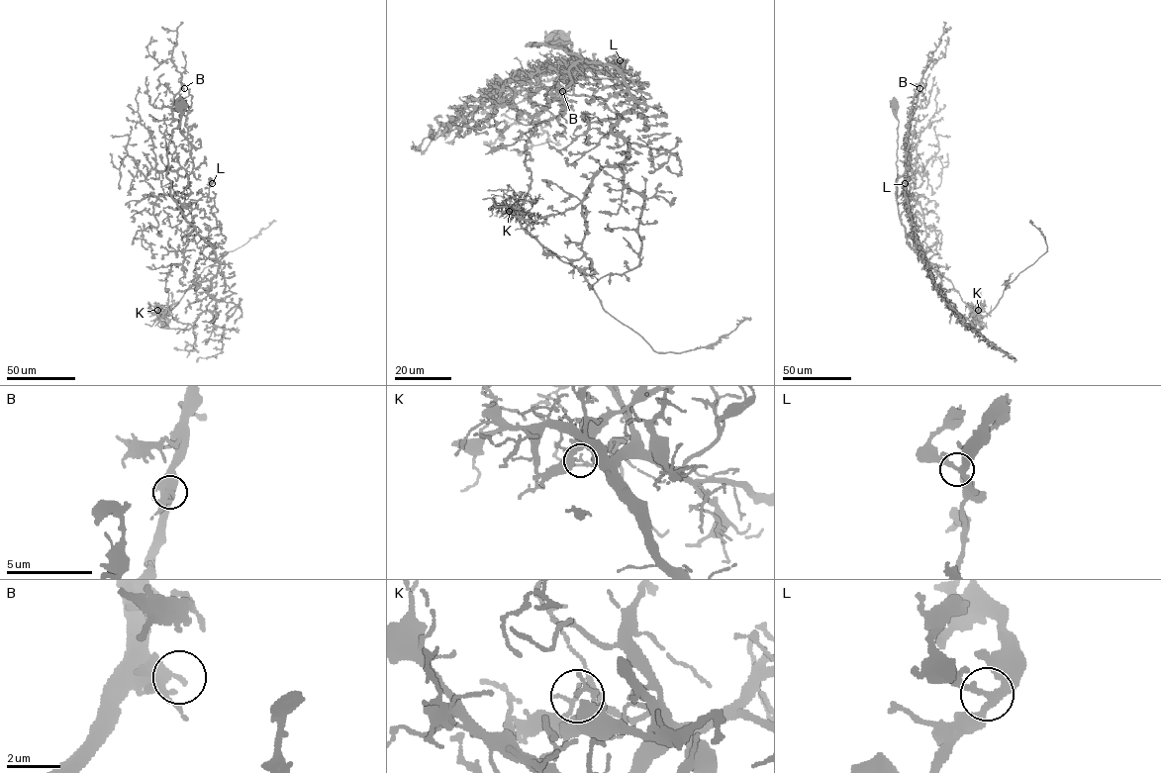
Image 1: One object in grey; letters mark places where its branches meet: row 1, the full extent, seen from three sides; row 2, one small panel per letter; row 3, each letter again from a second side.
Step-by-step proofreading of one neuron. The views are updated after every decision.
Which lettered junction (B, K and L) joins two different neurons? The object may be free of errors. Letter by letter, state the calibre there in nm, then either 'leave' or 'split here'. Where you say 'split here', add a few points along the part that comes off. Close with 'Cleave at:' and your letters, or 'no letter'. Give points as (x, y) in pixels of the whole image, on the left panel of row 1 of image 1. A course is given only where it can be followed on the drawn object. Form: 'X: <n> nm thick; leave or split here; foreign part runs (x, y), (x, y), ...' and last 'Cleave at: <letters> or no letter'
B: 220 nm thick; leave
K: 140 nm thick; split here; foreign part runs (157, 310), (163, 316), (203, 269), (245, 244), (276, 221)
L: 240 nm thick; leave
Cleave at: K

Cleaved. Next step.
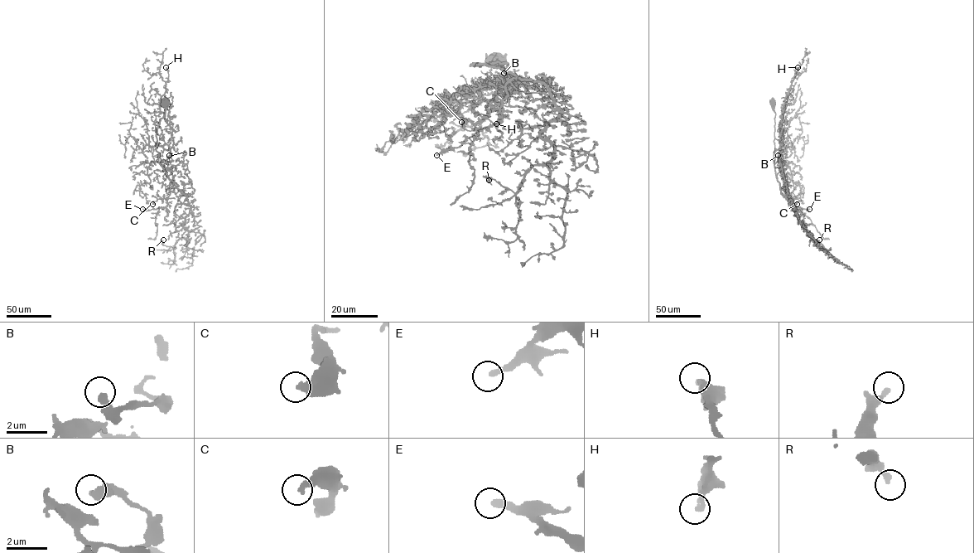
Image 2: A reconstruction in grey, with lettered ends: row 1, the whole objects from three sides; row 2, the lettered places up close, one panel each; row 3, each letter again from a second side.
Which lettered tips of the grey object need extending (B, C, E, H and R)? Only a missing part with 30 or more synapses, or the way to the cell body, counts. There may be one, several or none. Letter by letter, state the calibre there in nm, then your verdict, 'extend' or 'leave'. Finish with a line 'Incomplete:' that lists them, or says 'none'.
B: 280 nm | leave
C: 400 nm | leave
E: 280 nm | extend
H: 260 nm | leave
R: 240 nm | leave
Incomplete: E

